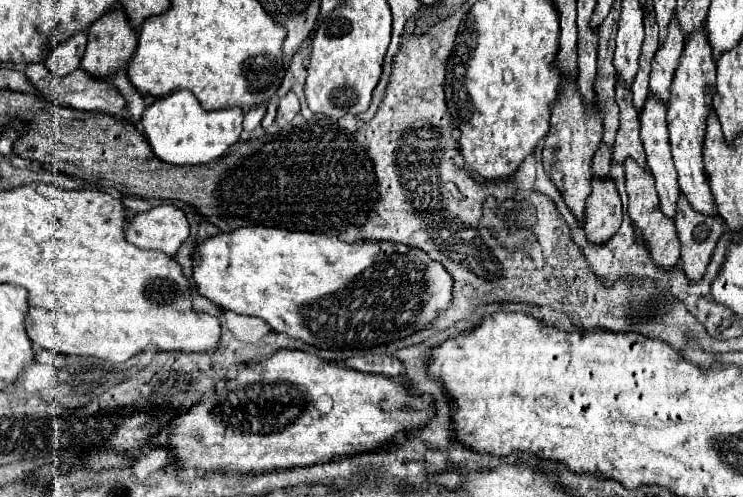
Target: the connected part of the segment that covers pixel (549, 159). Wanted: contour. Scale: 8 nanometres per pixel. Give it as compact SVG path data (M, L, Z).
M563 82L557 104L553 106L551 130L545 138L541 158L543 158L543 168L549 176L549 180L555 182L557 190L563 194L567 208L573 212L573 216L581 224L585 220L585 202L591 194L591 180L593 180L591 160L593 160L595 150L601 144L601 138L603 138L603 126L601 126L601 118L599 118L599 110L597 108L589 110L583 104L583 98L577 92L577 82L571 82L571 86L567 86L567 82Z

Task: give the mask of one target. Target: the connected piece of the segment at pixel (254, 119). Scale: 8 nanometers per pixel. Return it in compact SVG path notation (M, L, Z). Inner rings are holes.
M257 106L257 108L247 110L245 112L245 120L243 120L243 130L245 132L253 132L261 124L263 116L265 116L265 106Z

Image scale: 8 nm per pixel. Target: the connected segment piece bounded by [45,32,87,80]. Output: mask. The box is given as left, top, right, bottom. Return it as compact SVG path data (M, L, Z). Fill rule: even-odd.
M81 32L71 36L67 42L61 42L61 46L49 54L45 66L55 80L61 80L63 76L79 68L79 62L85 54L85 46L87 46L87 34Z

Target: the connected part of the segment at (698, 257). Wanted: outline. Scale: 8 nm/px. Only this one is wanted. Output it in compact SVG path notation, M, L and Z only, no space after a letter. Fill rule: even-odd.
M681 194L675 226L681 242L681 270L691 282L699 282L707 270L719 236L725 232L725 222L721 216L695 212Z

